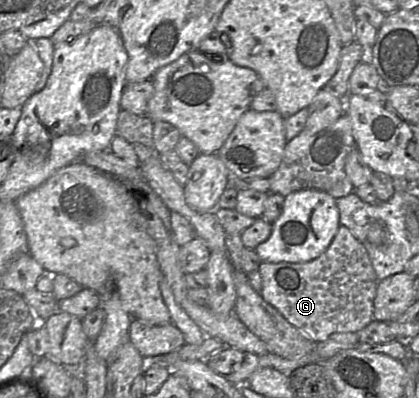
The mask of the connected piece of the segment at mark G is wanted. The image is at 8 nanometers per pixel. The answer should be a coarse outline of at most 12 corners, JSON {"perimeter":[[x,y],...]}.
{"perimeter":[[342,225],[306,263],[262,263],[262,298],[314,342],[374,320],[377,279]]}

